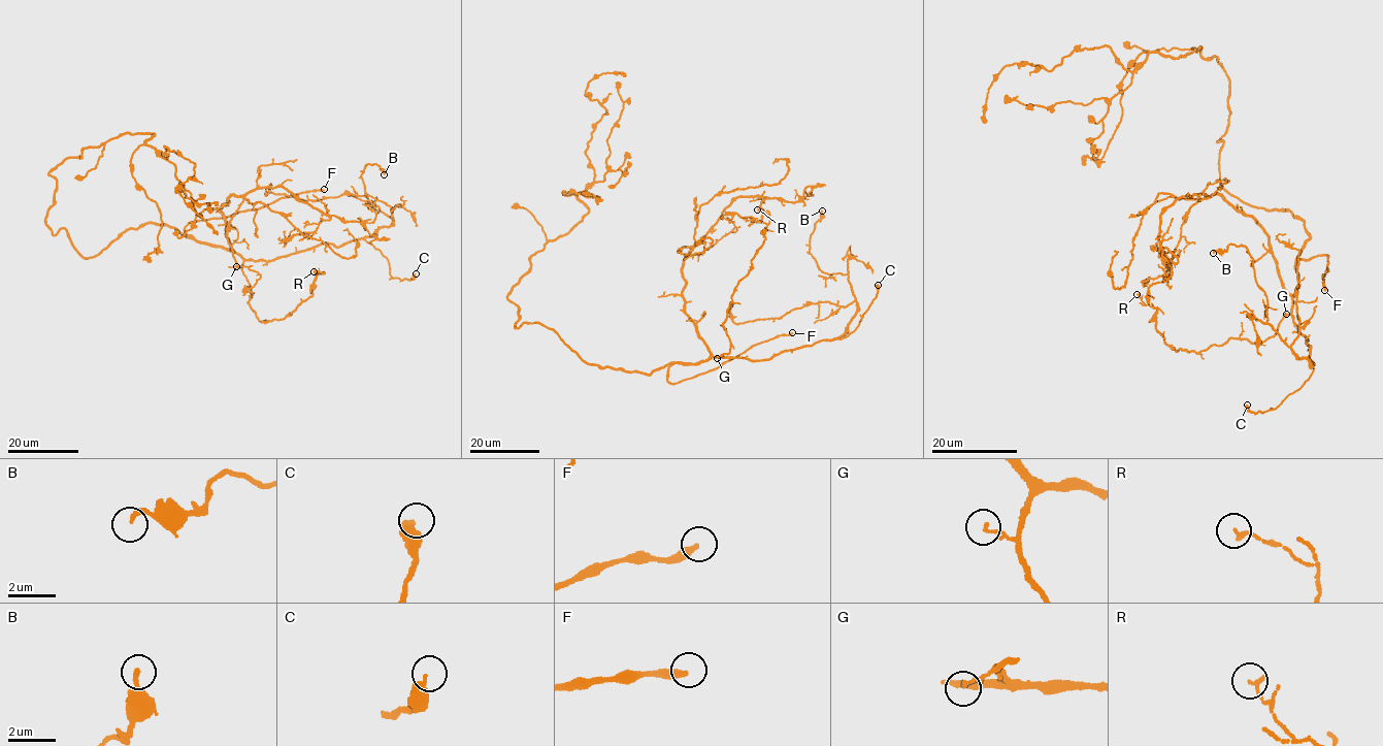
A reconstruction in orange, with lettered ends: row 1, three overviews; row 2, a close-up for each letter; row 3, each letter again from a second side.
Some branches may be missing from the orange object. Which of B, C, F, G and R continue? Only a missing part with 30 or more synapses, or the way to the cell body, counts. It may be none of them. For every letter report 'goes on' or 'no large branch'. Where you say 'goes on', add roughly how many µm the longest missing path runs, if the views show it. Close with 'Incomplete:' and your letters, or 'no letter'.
B: no large branch
C: no large branch
F: goes on; about 45 µm are missing
G: no large branch
R: no large branch
Incomplete: F

